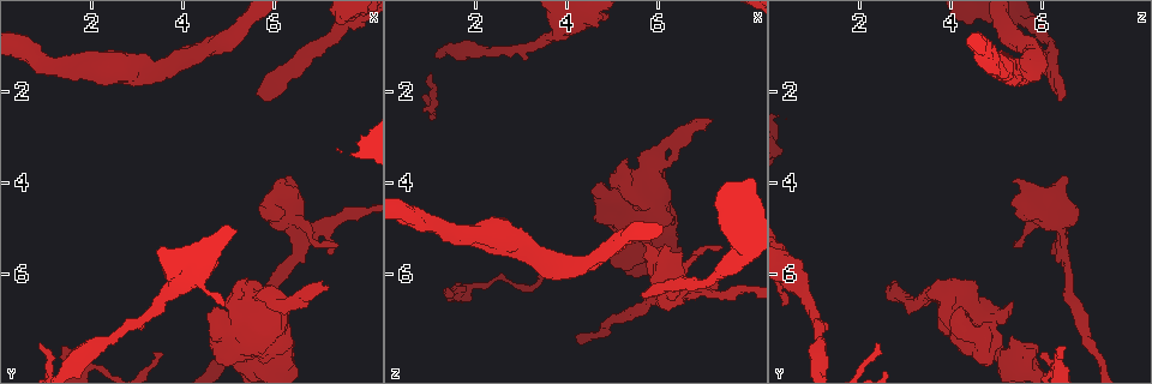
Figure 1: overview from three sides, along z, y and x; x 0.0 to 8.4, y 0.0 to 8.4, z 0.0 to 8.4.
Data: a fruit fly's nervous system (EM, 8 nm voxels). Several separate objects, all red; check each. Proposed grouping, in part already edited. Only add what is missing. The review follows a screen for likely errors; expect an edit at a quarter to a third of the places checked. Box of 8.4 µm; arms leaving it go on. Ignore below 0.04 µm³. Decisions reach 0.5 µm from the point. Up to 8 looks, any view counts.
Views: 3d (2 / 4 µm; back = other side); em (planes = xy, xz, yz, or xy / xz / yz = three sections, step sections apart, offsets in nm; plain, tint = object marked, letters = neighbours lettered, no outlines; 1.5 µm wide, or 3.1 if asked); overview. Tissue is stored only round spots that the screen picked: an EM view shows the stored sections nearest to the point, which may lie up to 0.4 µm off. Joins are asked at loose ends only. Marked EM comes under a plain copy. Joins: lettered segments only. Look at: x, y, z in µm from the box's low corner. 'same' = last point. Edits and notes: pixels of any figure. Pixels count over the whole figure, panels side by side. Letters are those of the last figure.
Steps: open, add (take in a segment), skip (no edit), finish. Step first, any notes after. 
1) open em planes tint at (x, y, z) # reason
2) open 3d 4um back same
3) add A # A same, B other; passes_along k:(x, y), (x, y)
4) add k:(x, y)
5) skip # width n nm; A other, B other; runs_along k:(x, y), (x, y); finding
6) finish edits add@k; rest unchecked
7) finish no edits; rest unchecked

open 3d 4um at (7.20, 6.30, 2.55) # free end

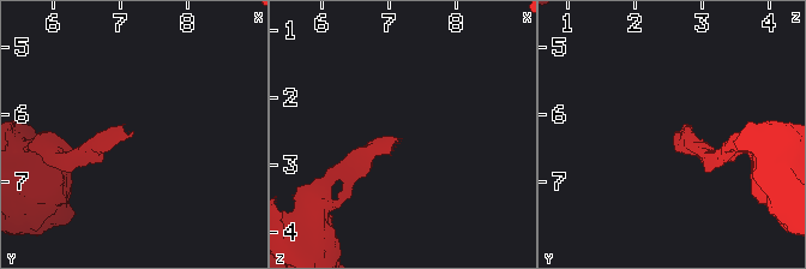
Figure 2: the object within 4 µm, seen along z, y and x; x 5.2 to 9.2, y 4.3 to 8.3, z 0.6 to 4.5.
open em planes letters at (7.15, 6.25, 2.65) # shape alone is not enough

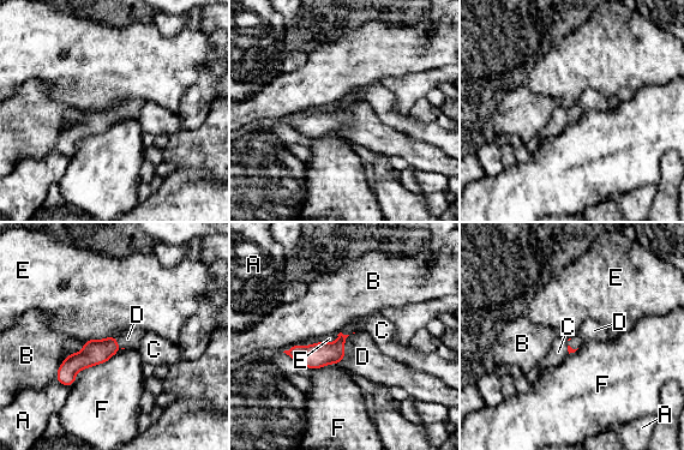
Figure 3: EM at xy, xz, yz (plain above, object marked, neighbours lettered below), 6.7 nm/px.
add D # A other, B other, C other, D same, E other, F other; passes_along 3:(317, 355), (343, 349), (362, 356); the cell continues

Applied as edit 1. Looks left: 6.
open 3d 4um at (5.25, 7.90, 4.70) # branch stops here

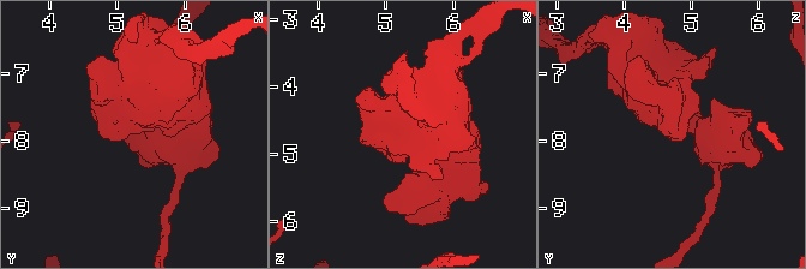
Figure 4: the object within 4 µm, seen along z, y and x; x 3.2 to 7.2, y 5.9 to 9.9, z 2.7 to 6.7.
open em xz step 4 letters at (5.30, 7.90, 4.75) # now the EM

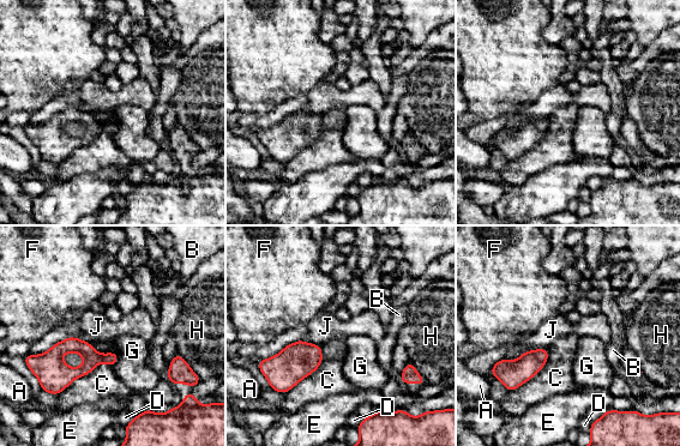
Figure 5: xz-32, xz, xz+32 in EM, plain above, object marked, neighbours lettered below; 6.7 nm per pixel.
skip # A other, B other, C other, D other, E other, F other, G other, H other, J other; none of them fits

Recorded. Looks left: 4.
open em xz step 4 letters at (7.20, 5.50, 6.20) # free end

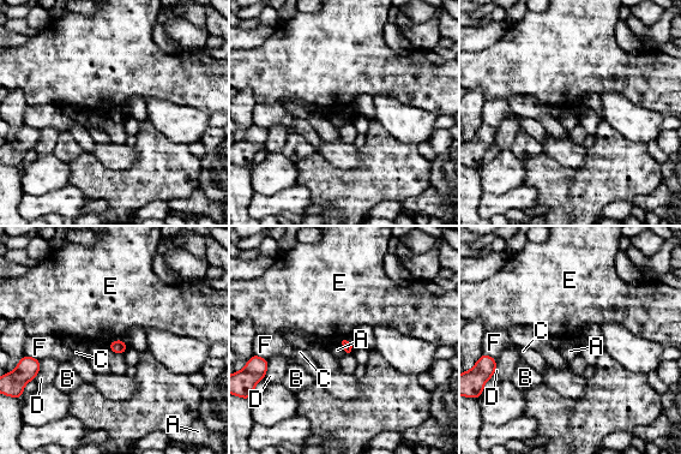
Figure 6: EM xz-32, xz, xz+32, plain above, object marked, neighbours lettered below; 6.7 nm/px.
open em planes letters same # another direction

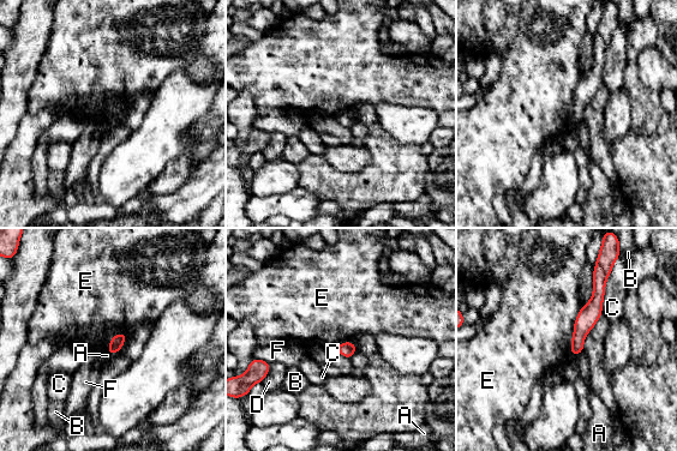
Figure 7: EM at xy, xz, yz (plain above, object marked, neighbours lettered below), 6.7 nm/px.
skip # longest_contact E 320 nm; A other, B other, C other, D other, E other, F other; runs_along 7:(597, 276), (598, 298), (574, 352); none of them fits

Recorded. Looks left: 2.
finish edits add@3; rest unchecked

